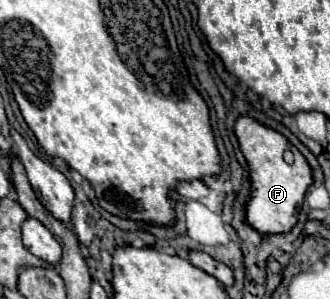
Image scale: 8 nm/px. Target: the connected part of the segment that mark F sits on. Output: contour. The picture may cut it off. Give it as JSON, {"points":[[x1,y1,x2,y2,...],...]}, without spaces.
{"points":[[240,115,236,121,236,137,240,143,240,149,250,165,250,179,252,179,252,193,250,193,250,201,246,207,246,217,248,223,252,227,256,227,258,231,264,233,286,233,290,231,296,221,298,221,298,213,302,209,302,201,306,195,306,189,312,185,312,167,308,165,308,161,304,159,304,155,294,147,294,163,286,163,282,153,290,147,290,141,258,123,256,119,248,117,248,115]]}

